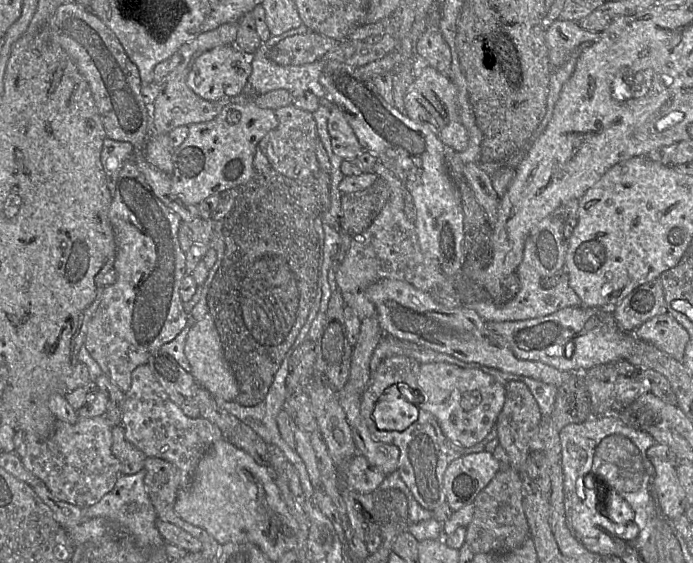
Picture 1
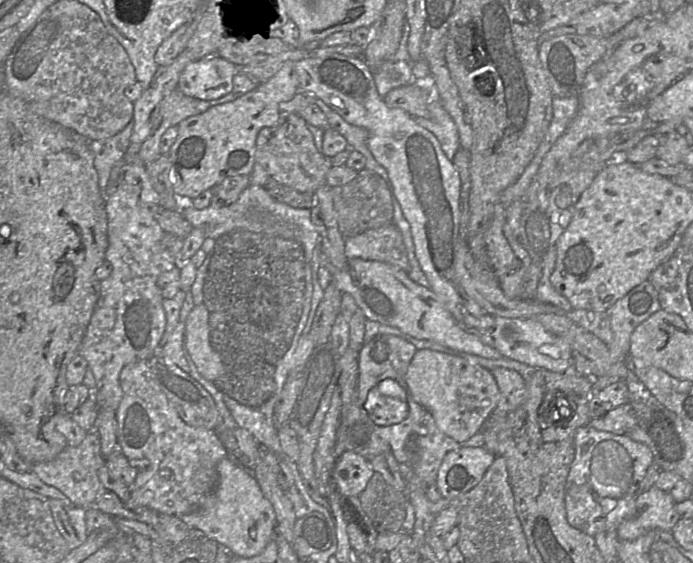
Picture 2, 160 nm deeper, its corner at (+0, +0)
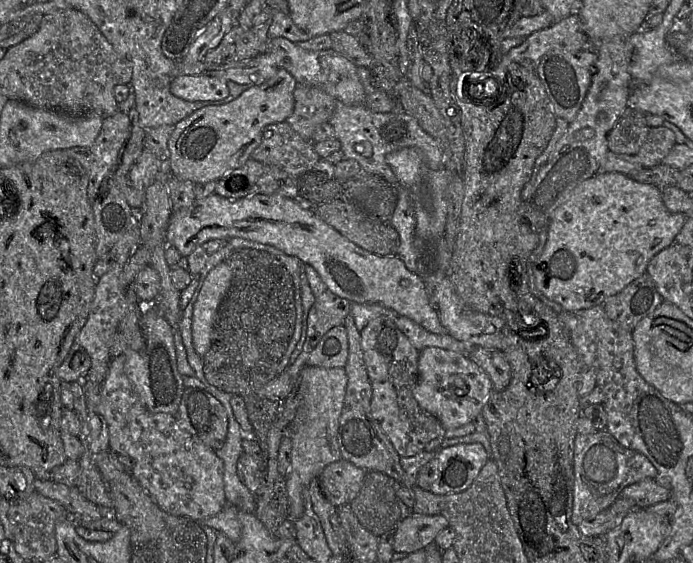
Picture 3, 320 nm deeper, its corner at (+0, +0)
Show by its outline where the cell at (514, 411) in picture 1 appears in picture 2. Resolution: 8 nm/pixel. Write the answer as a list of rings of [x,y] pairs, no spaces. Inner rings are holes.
[[[497,367],[491,370],[499,391],[500,398],[494,410],[497,416],[506,416],[517,409],[527,395],[526,380],[516,370]]]

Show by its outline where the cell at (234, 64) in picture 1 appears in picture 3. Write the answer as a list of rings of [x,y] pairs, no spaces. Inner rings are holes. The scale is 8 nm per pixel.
[[[178,75],[170,83],[171,93],[186,101],[218,101],[229,95],[225,80],[208,75]]]

